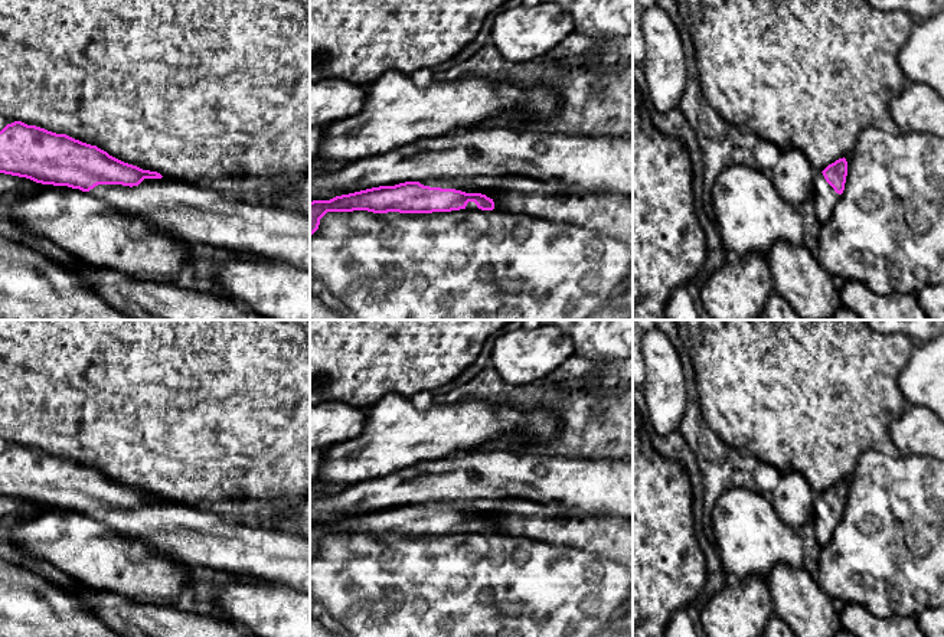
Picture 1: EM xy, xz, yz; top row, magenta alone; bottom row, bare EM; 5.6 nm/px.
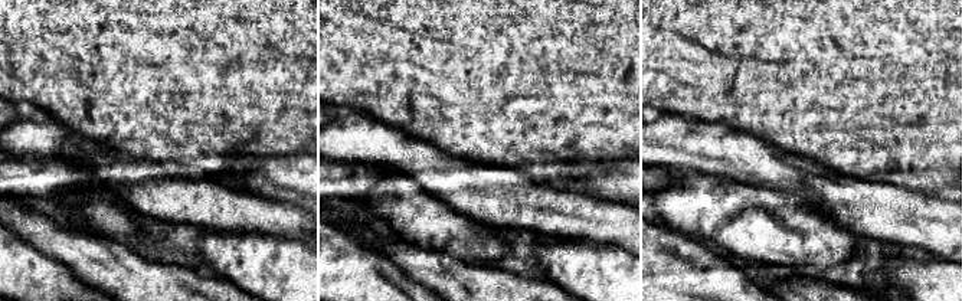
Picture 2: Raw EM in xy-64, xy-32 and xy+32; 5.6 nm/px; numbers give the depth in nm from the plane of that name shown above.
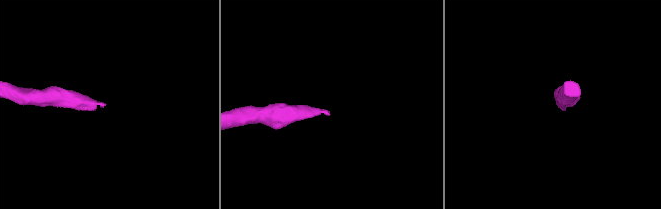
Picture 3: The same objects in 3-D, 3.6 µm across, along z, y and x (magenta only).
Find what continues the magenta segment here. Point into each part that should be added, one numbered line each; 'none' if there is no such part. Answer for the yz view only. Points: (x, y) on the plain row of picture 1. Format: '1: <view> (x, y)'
1: yz (825, 520)

